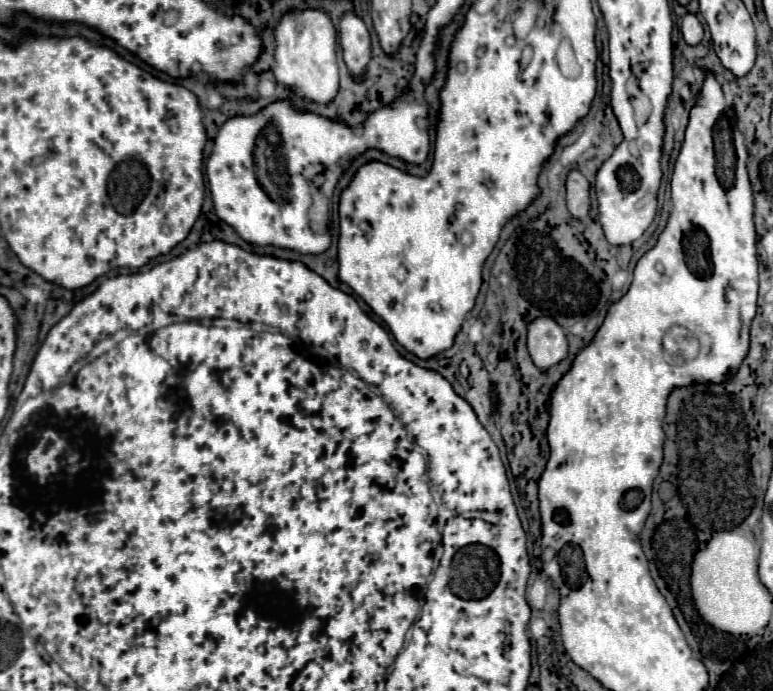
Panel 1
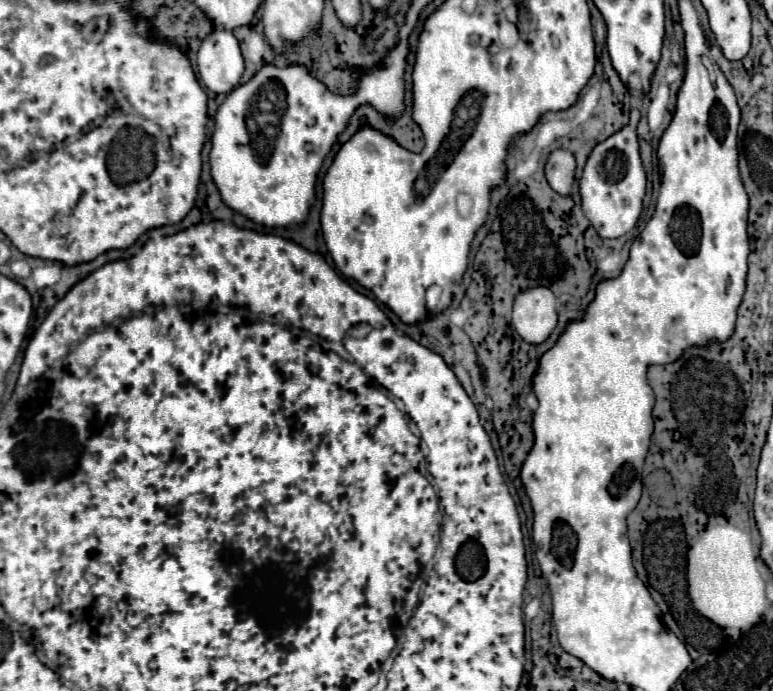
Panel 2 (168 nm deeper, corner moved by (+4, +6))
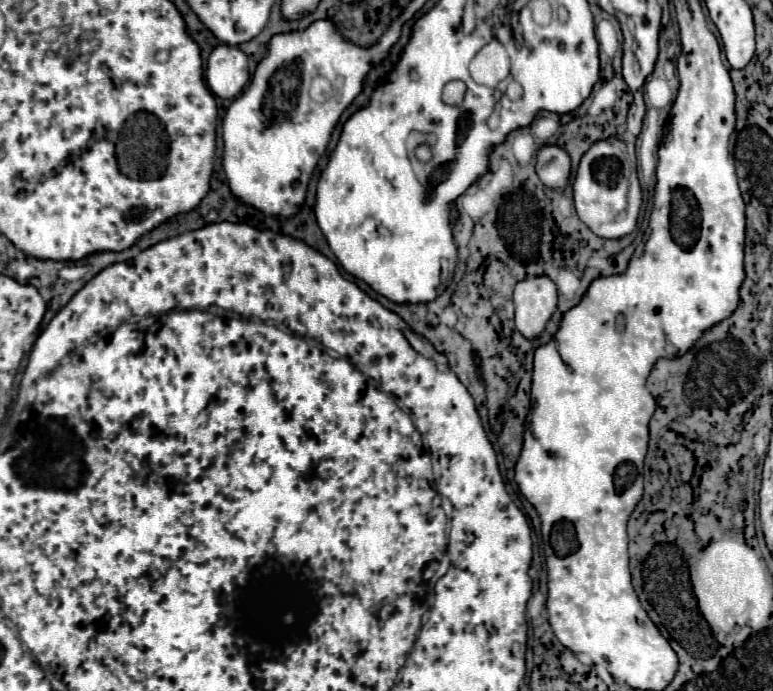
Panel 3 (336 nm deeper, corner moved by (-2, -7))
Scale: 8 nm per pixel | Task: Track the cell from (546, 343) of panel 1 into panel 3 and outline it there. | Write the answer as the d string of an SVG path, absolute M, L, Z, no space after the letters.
M527 277L515 285L515 325L527 339L541 335L557 309L557 287L547 277Z

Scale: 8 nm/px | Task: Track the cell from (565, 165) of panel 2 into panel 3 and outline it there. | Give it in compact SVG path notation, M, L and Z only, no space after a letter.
M543 145L537 151L535 171L539 179L547 187L565 187L569 173L571 173L571 159L569 155L557 145Z

